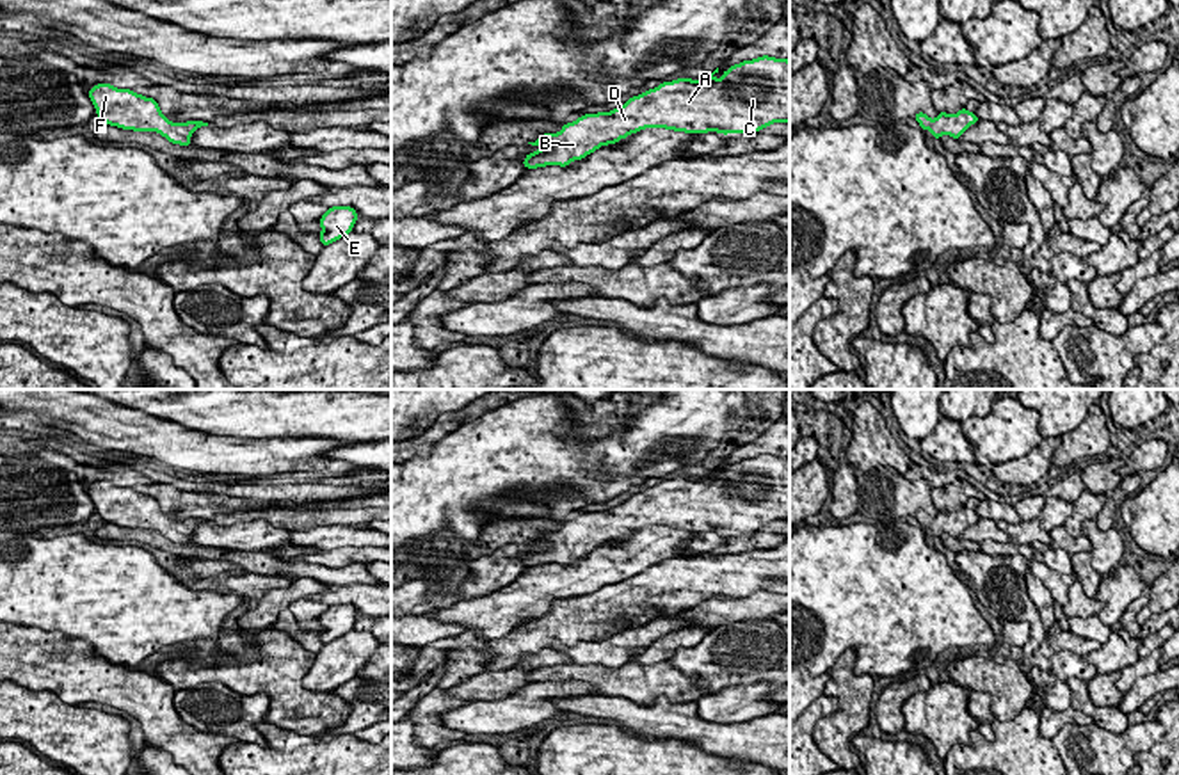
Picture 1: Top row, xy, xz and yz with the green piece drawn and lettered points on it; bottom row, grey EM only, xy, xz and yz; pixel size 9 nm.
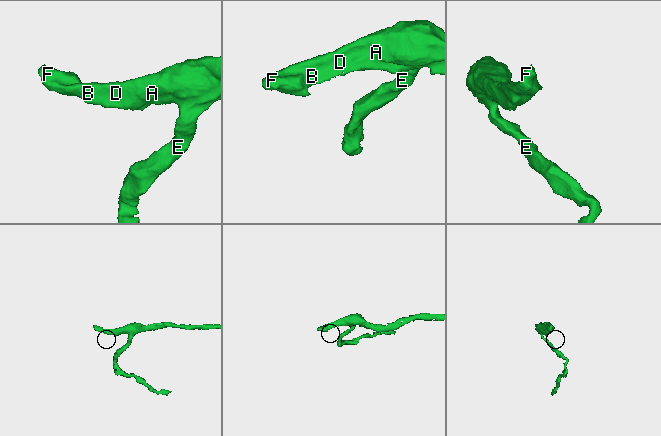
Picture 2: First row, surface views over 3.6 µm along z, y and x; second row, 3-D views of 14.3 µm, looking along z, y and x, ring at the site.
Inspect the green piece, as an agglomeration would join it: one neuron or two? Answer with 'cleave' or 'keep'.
keep

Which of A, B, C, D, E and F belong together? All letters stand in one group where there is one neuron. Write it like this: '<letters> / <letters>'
A B C D E F

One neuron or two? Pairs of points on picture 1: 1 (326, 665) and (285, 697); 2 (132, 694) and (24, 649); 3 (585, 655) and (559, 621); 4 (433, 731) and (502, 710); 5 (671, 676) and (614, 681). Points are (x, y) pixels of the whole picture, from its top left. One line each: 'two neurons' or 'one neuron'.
1: two neurons
2: one neuron
3: two neurons
4: two neurons
5: one neuron

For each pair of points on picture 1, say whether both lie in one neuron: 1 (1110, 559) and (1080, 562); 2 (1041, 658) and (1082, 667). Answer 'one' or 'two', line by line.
1: two
2: two

